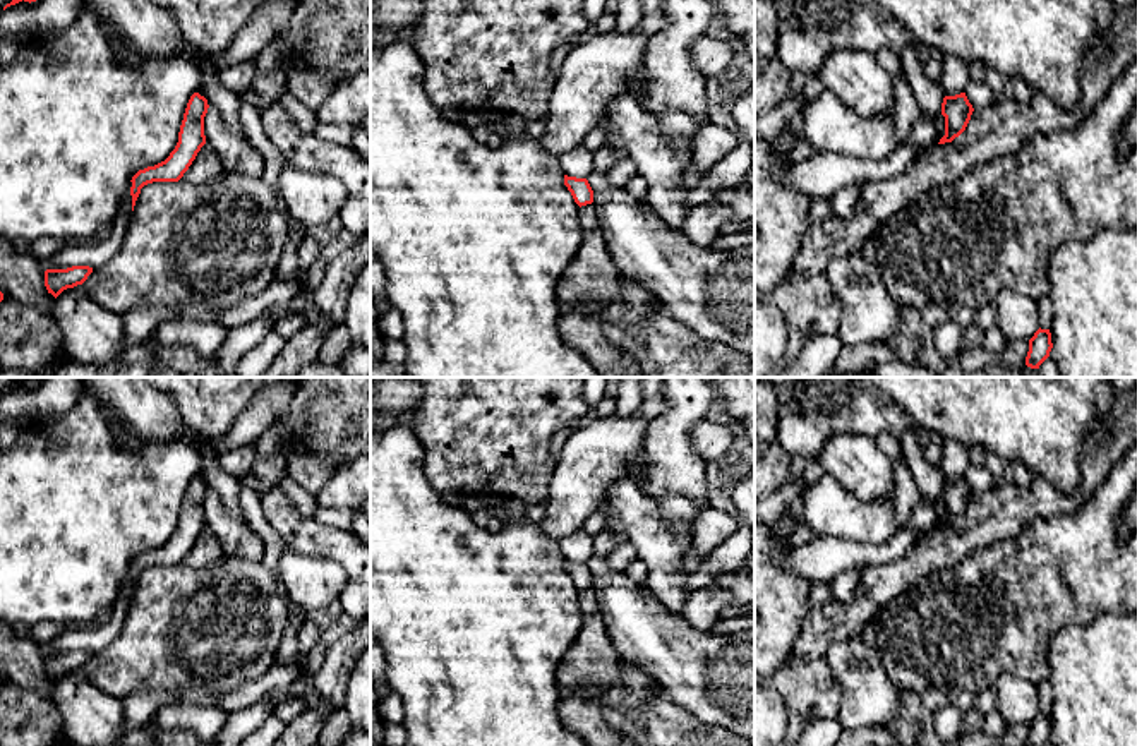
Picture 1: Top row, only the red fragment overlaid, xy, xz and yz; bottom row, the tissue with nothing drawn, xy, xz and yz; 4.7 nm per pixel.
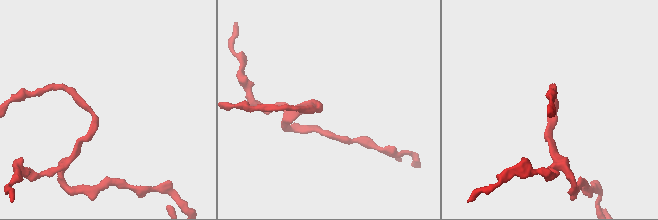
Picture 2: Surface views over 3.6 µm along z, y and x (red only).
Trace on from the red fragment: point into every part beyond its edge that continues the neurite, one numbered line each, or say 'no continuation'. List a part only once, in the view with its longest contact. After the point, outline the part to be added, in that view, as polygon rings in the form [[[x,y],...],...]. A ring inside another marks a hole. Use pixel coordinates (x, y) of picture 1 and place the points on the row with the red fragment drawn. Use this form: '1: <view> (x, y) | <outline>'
no continuation

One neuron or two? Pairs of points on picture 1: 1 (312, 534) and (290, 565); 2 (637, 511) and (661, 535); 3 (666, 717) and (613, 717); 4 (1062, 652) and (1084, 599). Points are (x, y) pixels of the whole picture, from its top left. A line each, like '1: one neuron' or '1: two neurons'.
1: two neurons
2: one neuron
3: one neuron
4: two neurons

